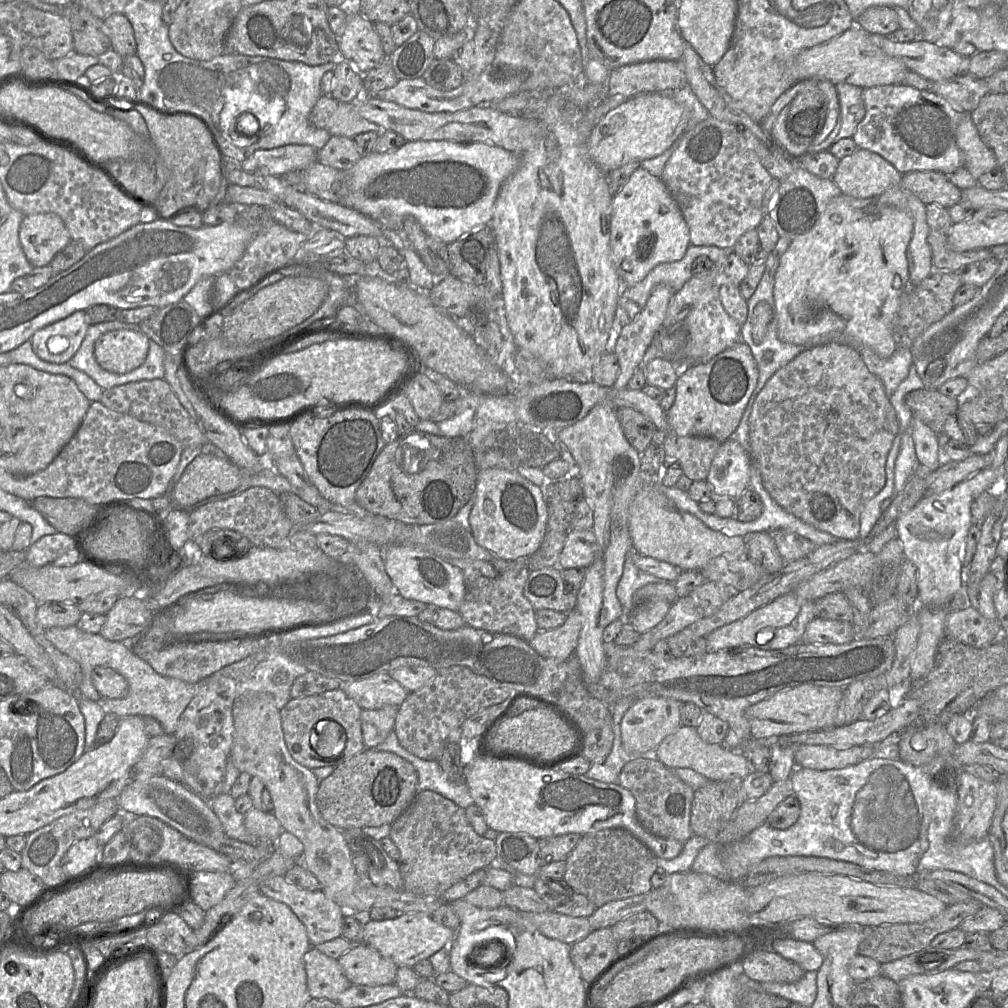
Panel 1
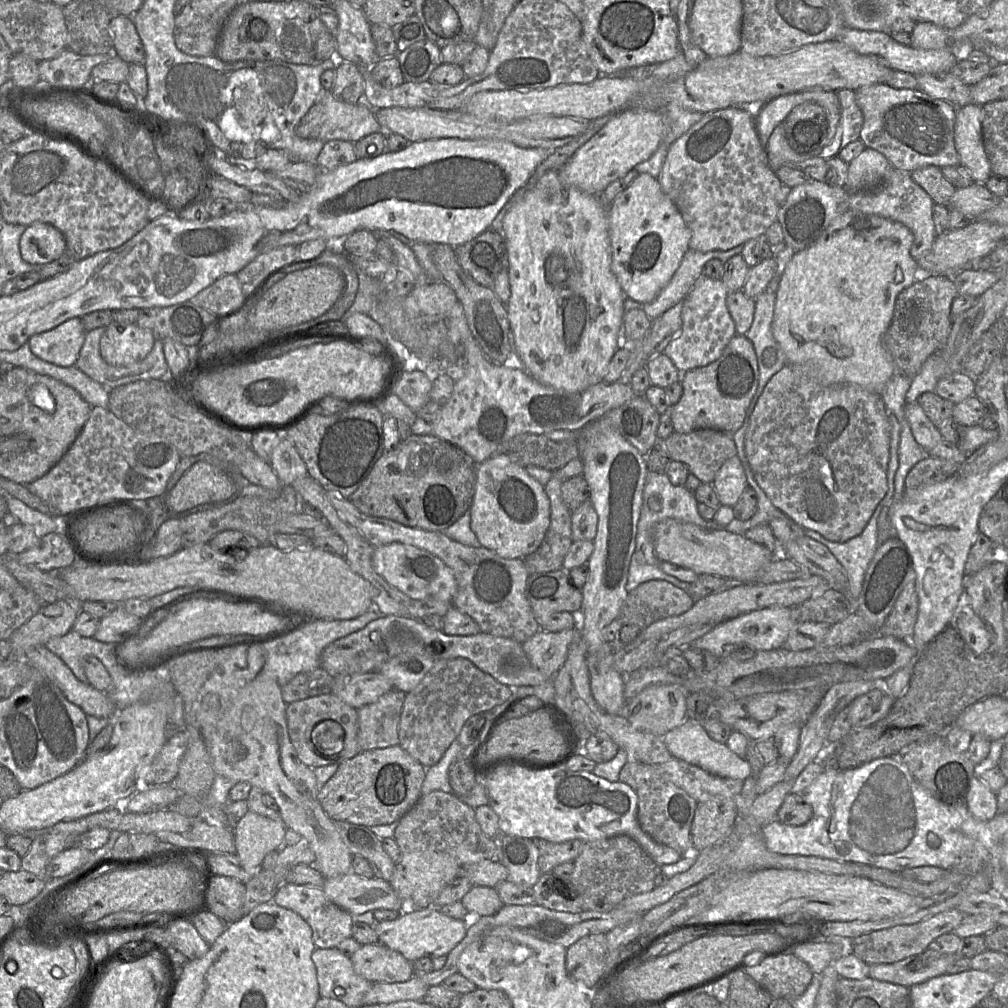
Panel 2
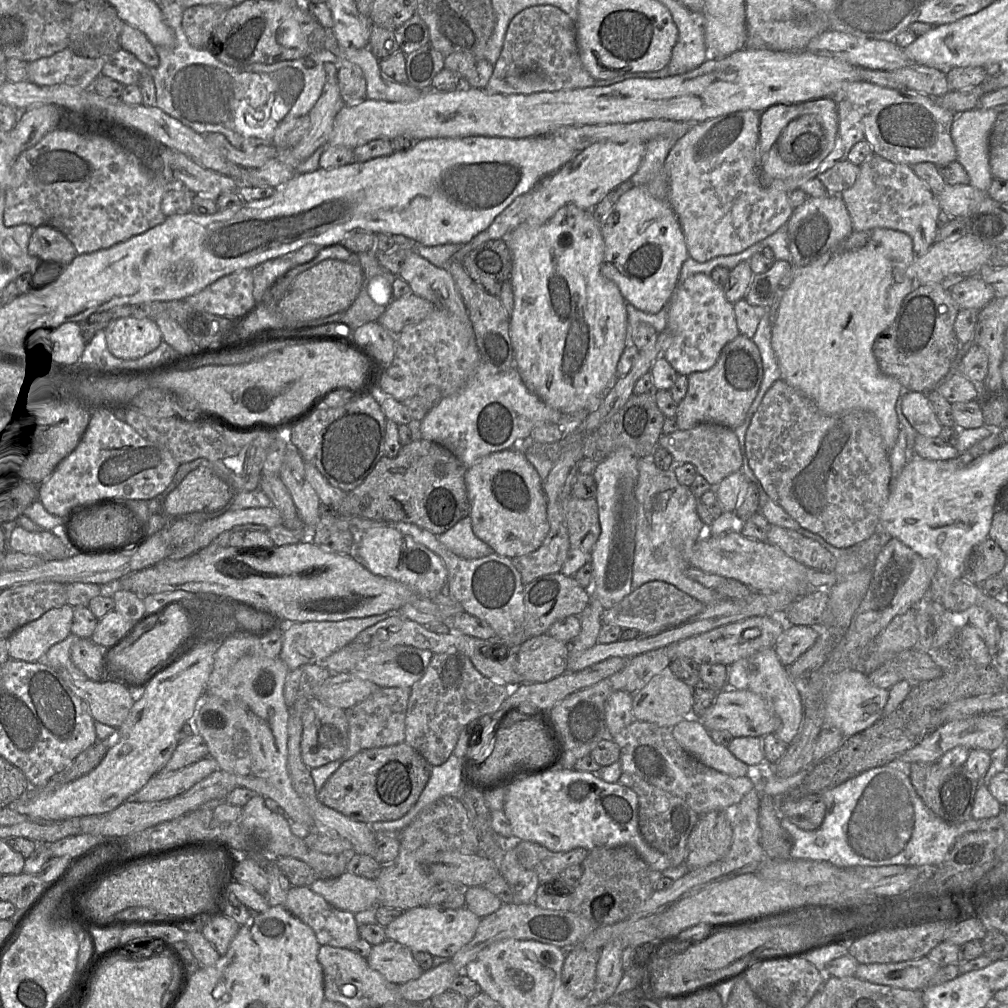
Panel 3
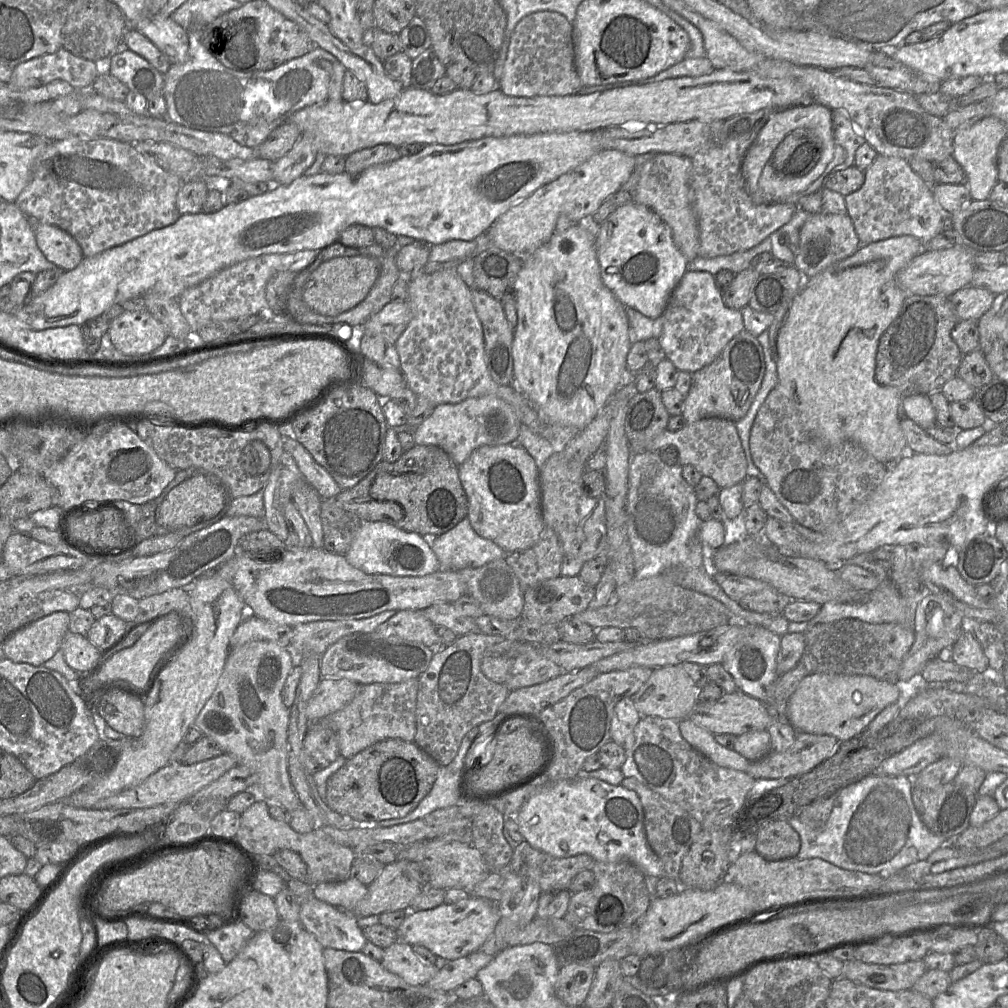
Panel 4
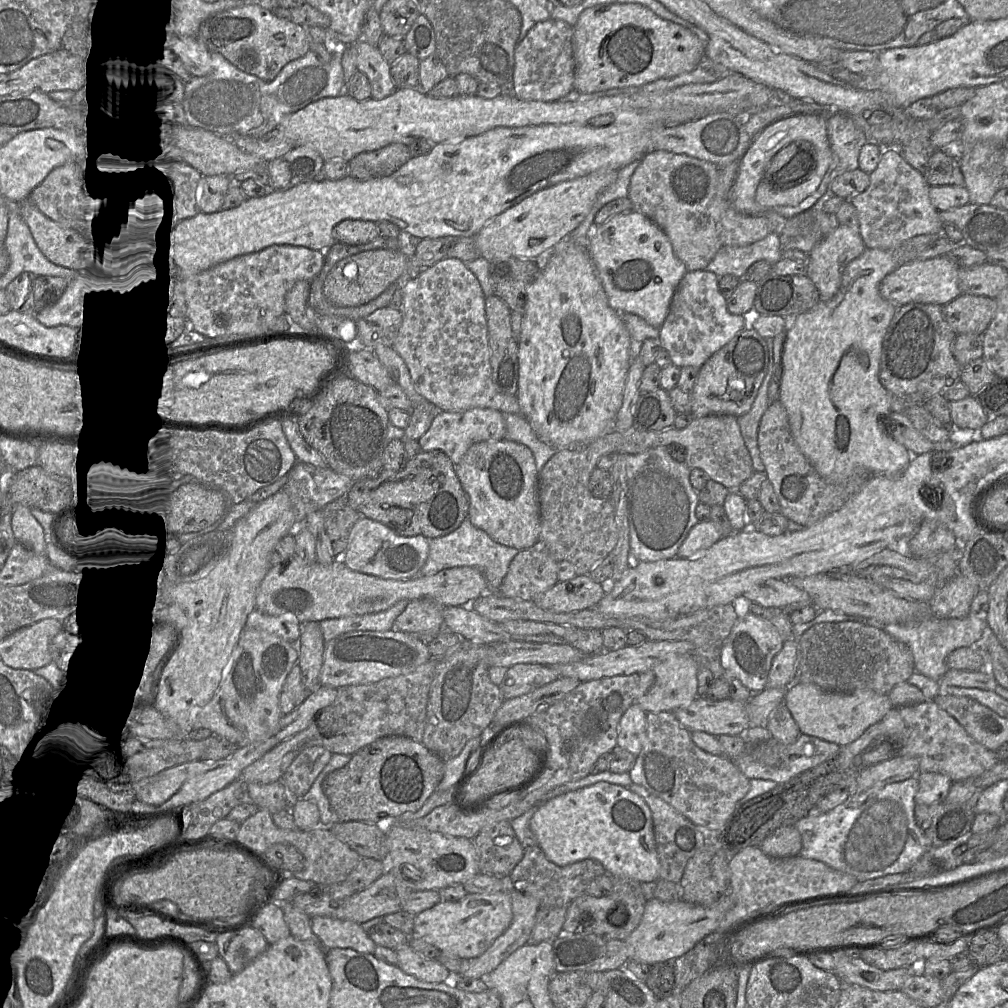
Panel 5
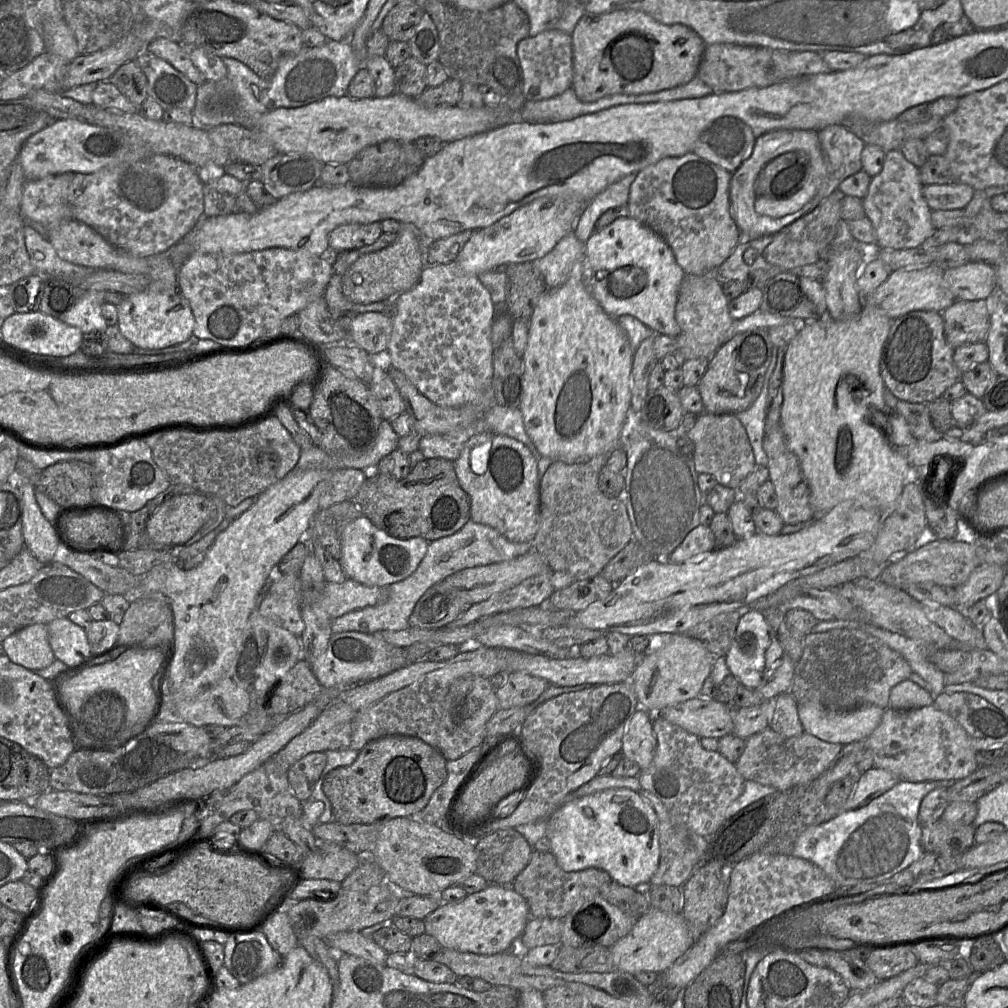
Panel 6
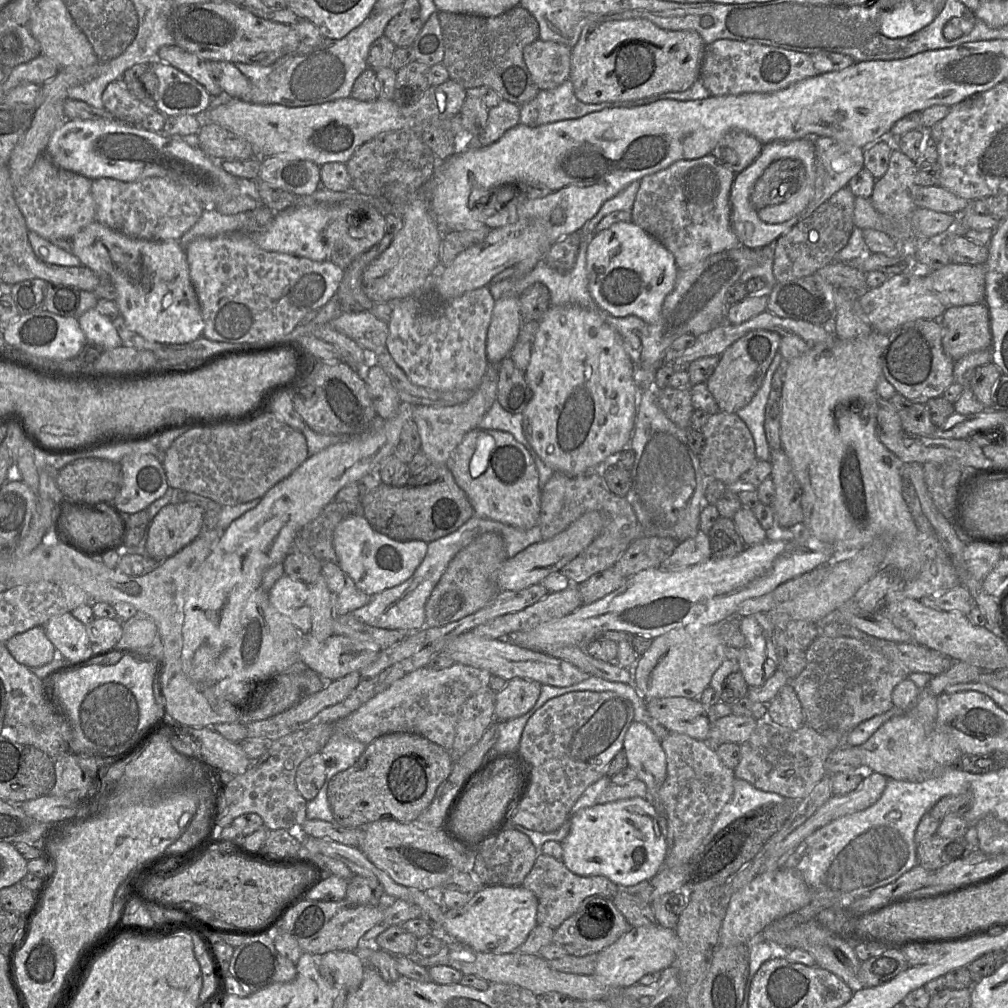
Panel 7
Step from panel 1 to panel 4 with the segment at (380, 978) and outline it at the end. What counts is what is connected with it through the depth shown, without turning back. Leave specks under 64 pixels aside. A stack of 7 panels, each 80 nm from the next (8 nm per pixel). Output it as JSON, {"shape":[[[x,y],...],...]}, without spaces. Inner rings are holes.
{"shape":[[[398,941],[384,949],[382,966],[412,986],[427,985],[438,973],[434,964],[424,963],[413,950],[412,945]]]}

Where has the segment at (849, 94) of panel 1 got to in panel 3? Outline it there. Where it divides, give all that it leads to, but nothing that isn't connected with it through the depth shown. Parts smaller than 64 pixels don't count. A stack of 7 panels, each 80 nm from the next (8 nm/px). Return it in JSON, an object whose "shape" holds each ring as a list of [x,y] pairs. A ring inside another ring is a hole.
{"shape":[[[845,98],[838,99],[838,133],[830,154],[817,167],[822,173],[839,161],[847,160],[851,148],[864,140],[864,126],[860,114]]]}

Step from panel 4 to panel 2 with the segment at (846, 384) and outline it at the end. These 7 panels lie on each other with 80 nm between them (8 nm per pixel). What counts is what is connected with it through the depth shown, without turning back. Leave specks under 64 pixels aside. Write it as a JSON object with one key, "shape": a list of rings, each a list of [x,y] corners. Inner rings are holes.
{"shape":[[[849,208],[831,223],[829,234],[824,240],[808,249],[795,252],[779,281],[775,294],[775,311],[772,322],[773,337],[783,349],[787,363],[804,364],[808,368],[809,374],[821,385],[857,384],[870,392],[881,395],[888,380],[897,372],[893,357],[883,345],[883,337],[891,323],[898,295],[920,276],[917,264],[910,255],[912,243],[913,233],[902,223],[878,215],[863,214]]]}

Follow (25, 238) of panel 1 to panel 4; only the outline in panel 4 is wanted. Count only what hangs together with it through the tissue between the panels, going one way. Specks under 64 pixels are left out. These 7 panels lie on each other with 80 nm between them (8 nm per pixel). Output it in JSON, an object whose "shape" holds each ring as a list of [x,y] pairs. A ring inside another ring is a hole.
{"shape":[[[28,217],[39,249],[45,257],[65,271],[76,268],[85,258],[77,240],[61,228]]]}

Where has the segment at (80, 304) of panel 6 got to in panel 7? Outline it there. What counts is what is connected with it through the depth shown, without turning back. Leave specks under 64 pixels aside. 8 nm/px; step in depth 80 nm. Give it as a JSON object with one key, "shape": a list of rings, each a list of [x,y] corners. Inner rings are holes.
{"shape":[[[96,308],[82,314],[78,318],[78,322],[87,342],[96,344],[103,349],[113,349],[123,345],[113,323],[100,314]]]}

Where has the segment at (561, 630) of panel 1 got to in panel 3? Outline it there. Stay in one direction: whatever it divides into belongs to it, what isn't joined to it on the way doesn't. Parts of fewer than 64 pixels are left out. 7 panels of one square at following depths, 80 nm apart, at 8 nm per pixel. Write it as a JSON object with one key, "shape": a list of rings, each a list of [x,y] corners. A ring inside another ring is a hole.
{"shape":[[[549,634],[533,636],[516,649],[516,670],[523,683],[547,682],[567,671],[568,651],[568,644]]]}

